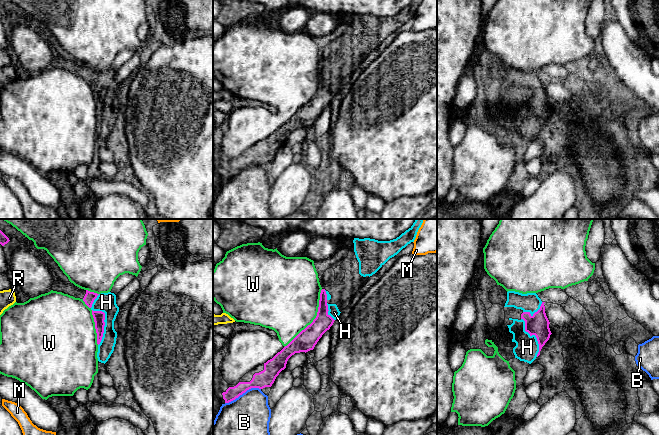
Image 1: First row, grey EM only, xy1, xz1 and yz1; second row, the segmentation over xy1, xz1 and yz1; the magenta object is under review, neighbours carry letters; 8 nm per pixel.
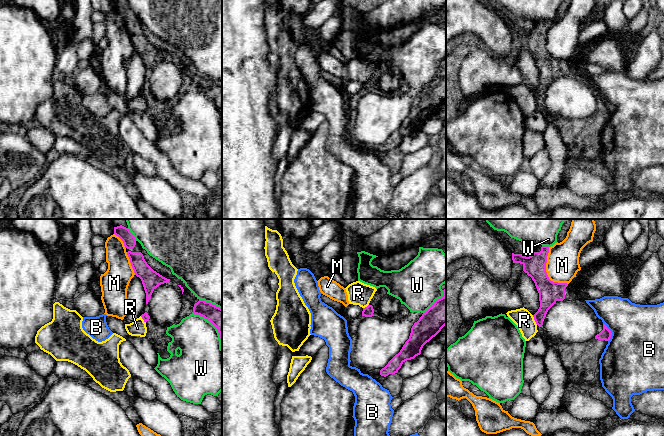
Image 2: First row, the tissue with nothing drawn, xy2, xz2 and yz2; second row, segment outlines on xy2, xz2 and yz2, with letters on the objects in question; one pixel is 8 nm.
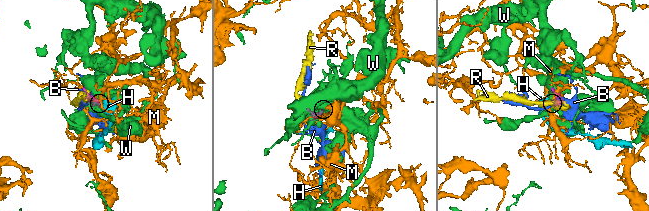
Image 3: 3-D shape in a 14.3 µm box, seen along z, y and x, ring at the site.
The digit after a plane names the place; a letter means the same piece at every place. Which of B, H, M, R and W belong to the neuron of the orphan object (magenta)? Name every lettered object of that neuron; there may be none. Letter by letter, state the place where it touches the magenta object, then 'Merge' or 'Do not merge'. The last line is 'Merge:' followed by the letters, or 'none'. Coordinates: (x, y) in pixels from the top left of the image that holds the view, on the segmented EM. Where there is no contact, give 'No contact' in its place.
B: Touches magenta at xz1 (242, 393). Do not merge
H: Touches magenta at yz1 (534, 334). Merge
M: Touches magenta at yz2 (546, 272). Do not merge
R: Touches magenta at yz2 (534, 319). Do not merge
W: Touches magenta at xz1 (314, 319). Do not merge
Merge: H

